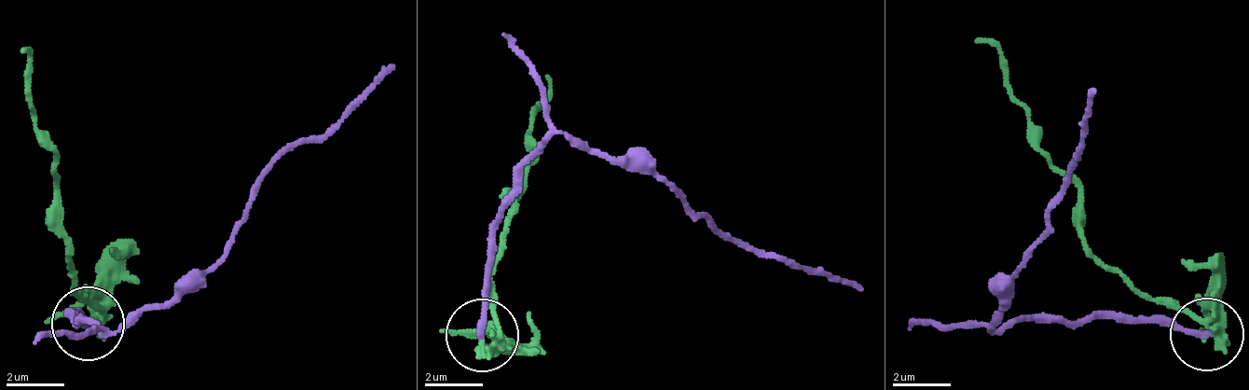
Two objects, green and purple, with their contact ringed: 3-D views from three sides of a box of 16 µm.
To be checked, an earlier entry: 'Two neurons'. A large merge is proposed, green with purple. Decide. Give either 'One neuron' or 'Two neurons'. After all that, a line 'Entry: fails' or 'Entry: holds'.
Two neurons
Entry: holds

